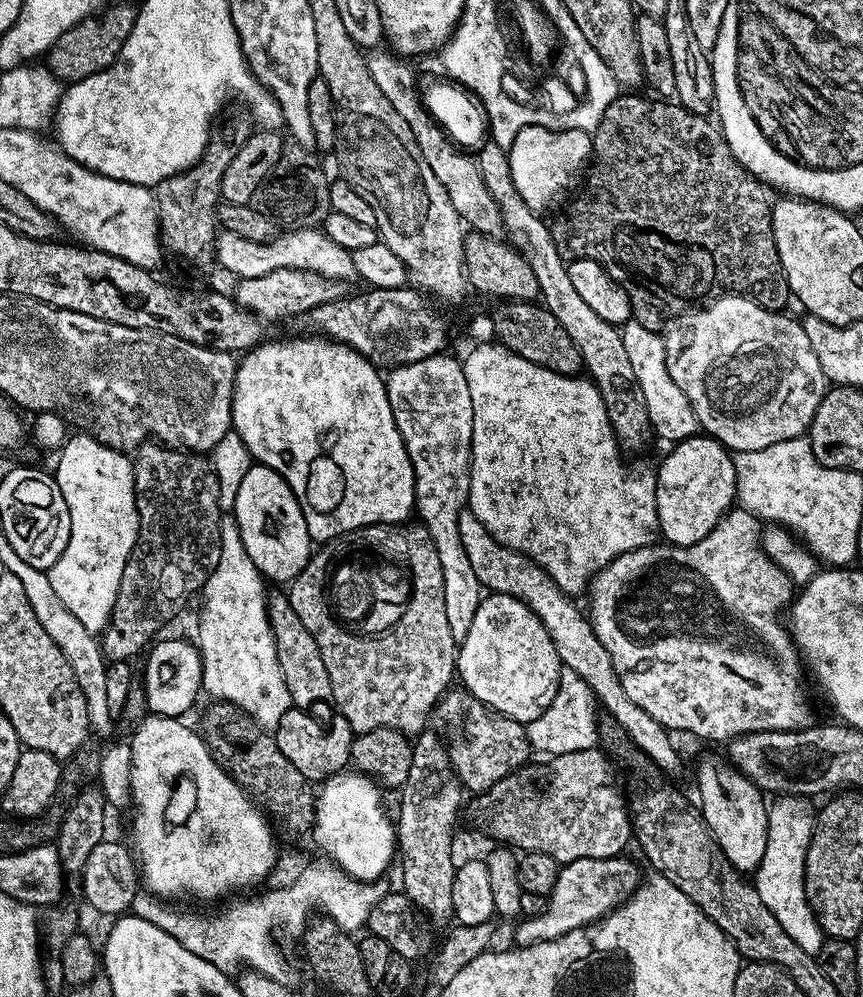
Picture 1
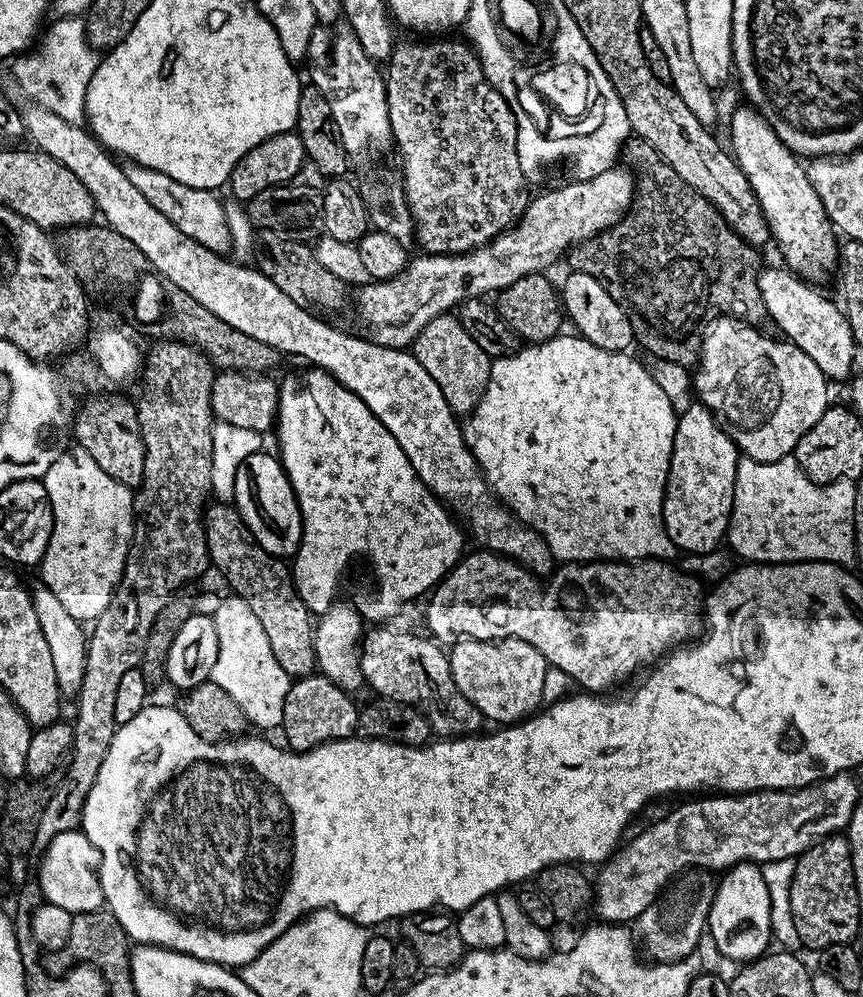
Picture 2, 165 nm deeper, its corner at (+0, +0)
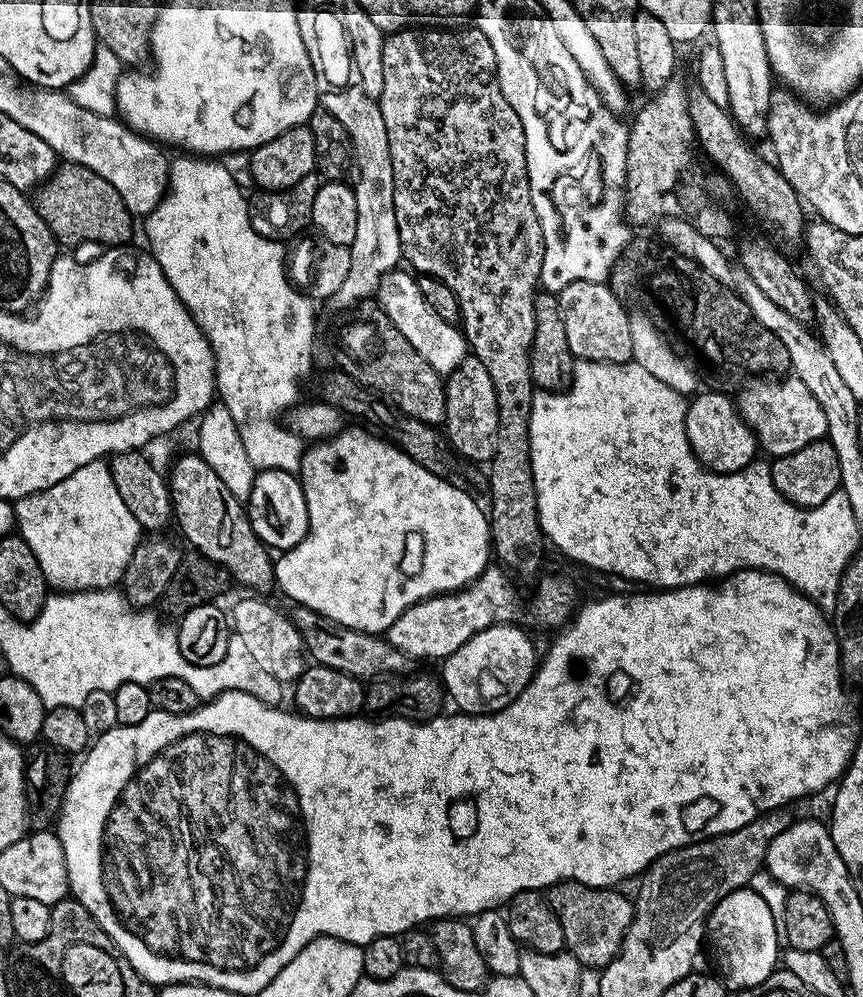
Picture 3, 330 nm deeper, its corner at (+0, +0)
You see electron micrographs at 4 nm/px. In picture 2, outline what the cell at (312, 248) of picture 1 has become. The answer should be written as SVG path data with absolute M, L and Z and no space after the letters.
M125 163L123 170L126 178L130 178L134 187L146 198L146 202L150 202L150 206L154 206L154 210L159 210L165 218L170 218L170 222L174 222L174 226L178 226L186 238L194 238L194 242L217 254L224 254L232 248L232 235L226 222L224 204L216 197L219 195L215 191L182 186L182 182L174 182L174 178L166 178L166 174L144 168L140 164Z

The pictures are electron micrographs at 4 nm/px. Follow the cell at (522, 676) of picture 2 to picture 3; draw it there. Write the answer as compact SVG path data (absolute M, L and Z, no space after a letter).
M515 623L495 624L470 638L454 654L450 654L447 660L443 661L442 683L444 691L457 704L459 711L464 714L487 714L490 712L502 711L532 680L532 675L538 667L538 652L532 645L532 640L520 628L515 628Z

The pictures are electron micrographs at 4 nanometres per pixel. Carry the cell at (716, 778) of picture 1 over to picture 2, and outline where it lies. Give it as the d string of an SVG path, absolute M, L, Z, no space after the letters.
M747 862L736 864L719 877L706 932L709 937L712 935L717 950L728 960L747 962L756 960L769 951L774 940L771 928L771 896L757 865Z

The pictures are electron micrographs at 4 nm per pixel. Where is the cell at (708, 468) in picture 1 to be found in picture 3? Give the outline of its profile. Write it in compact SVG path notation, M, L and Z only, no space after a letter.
M702 392L691 397L686 414L686 434L694 454L705 468L713 472L725 474L743 472L747 464L757 459L756 436L747 422L740 417L731 395Z

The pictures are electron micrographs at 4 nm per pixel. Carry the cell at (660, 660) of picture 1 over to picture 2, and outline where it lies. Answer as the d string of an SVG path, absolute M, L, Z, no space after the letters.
M487 550L469 551L467 555L461 559L460 563L432 589L427 597L428 609L425 610L424 616L428 619L427 631L441 645L451 646L457 640L487 640L489 642L499 642L501 640L521 640L530 646L534 646L534 650L538 650L538 654L542 654L542 658L547 660L551 667L562 670L566 674L570 674L573 685L581 686L592 694L604 694L609 690L615 689L617 686L623 685L628 675L635 668L640 668L643 664L651 665L653 662L659 661L665 655L666 650L673 646L679 645L681 642L687 641L688 635L692 632L692 619L702 612L702 592L700 596L701 581L694 576L688 576L681 572L679 567L673 566L671 563L662 560L634 560L631 562L621 562L618 560L597 560L595 562L564 562L553 571L548 584L543 588L541 581L532 573L528 572L517 564L515 560L509 560L506 556L499 556L496 552Z

